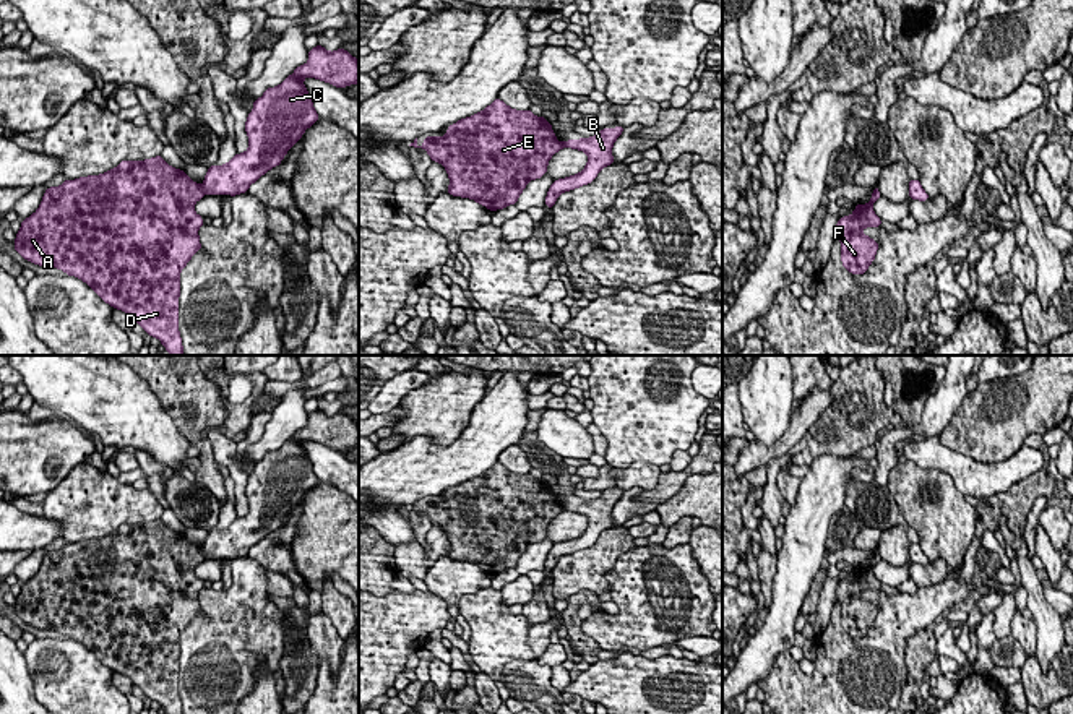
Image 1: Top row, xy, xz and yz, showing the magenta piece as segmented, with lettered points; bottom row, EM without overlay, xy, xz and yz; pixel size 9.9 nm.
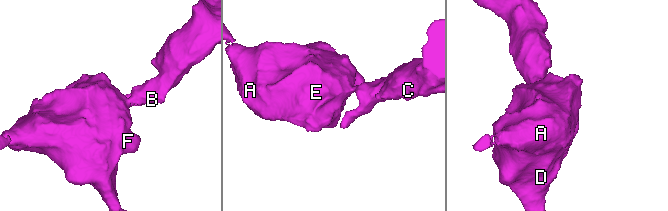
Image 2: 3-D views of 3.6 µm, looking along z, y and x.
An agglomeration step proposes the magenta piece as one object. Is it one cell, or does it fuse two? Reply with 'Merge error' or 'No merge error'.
Merge error

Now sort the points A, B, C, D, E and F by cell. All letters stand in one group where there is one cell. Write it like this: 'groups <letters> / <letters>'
groups A D E F / B C

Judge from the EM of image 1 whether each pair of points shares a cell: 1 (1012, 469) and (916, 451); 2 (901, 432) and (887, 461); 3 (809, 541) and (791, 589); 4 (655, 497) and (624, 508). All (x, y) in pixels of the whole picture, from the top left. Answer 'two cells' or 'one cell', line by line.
1: one cell
2: one cell
3: one cell
4: one cell

